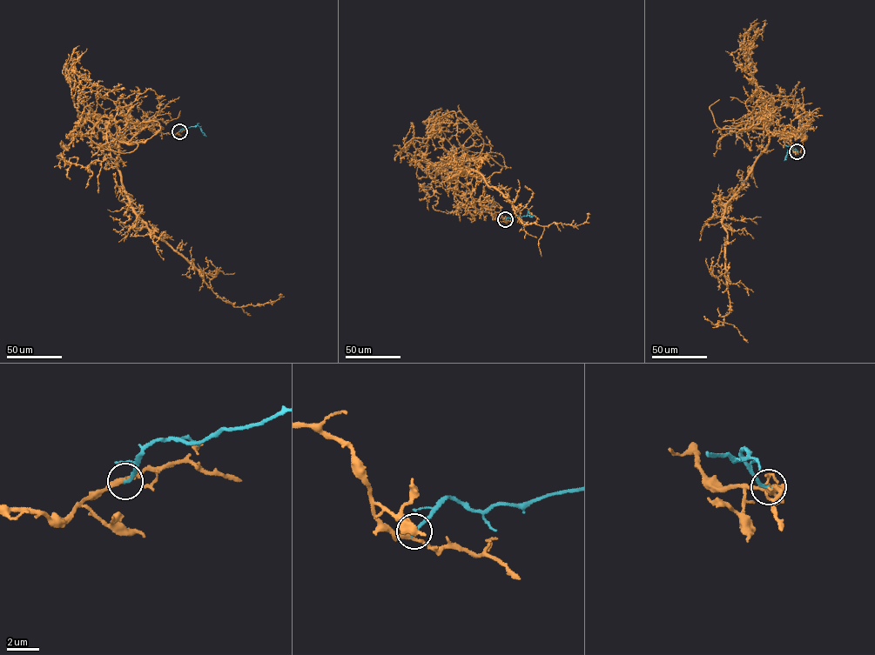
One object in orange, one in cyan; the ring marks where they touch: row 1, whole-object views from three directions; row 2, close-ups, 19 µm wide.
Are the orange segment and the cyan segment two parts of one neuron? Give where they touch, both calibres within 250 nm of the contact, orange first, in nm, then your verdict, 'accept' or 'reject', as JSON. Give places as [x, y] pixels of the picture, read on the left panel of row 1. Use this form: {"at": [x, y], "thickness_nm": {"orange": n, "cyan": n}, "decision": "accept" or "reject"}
{"at": [179, 131], "thickness_nm": {"orange": 240, "cyan": 240}, "decision": "reject"}

